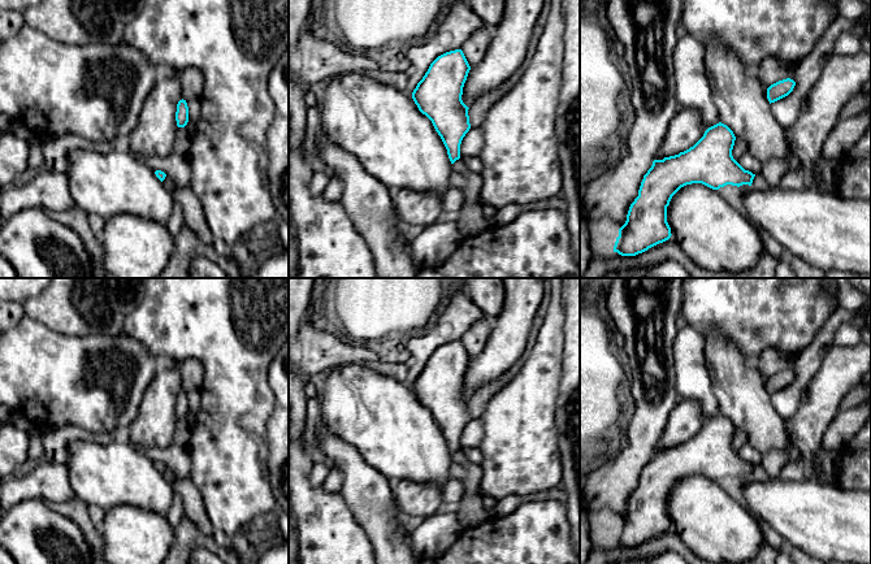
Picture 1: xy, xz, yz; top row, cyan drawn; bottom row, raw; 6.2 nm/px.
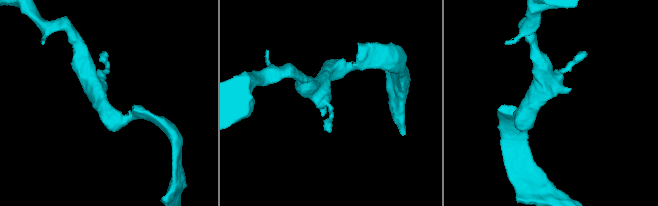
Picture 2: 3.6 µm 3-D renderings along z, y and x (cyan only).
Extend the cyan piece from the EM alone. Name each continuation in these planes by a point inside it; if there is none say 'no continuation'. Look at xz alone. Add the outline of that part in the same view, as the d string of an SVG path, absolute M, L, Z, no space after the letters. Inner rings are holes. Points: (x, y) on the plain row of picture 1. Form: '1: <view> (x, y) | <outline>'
no continuation

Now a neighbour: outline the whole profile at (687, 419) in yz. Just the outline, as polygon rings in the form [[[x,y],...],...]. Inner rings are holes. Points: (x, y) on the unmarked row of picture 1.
[[[679,399],[654,451],[663,451],[689,441],[705,422],[706,418],[697,402]]]

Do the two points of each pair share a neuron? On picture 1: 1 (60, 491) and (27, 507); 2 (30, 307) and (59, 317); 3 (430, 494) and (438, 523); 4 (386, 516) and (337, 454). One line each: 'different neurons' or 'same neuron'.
1: different neurons
2: same neuron
3: different neurons
4: same neuron

